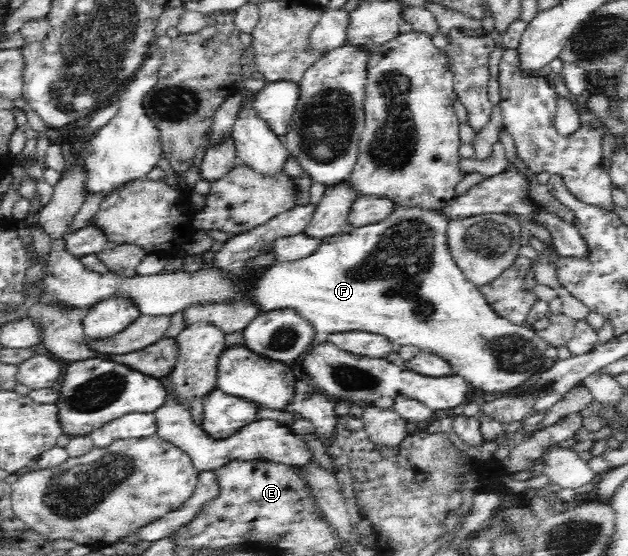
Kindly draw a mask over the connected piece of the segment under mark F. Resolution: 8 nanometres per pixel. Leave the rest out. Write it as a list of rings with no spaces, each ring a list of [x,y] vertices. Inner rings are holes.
[[[81,157],[80,161],[77,162],[55,185],[54,192],[50,198],[50,201],[40,209],[39,214],[39,223],[44,228],[44,230],[50,235],[51,238],[55,239],[54,244],[52,245],[49,257],[46,258],[45,263],[43,263],[43,279],[39,279],[37,283],[33,283],[31,287],[27,285],[22,285],[22,287],[16,292],[22,300],[20,303],[23,303],[26,299],[35,299],[38,304],[47,304],[47,306],[57,306],[57,308],[63,308],[63,310],[79,310],[83,312],[83,317],[86,313],[93,309],[93,307],[98,306],[99,303],[103,303],[109,299],[125,299],[129,300],[140,315],[149,316],[152,318],[159,318],[162,316],[171,316],[177,315],[177,313],[183,313],[187,309],[194,308],[195,306],[210,306],[213,304],[251,304],[258,314],[269,313],[270,311],[277,310],[291,310],[295,312],[297,318],[303,319],[303,322],[307,323],[307,326],[311,326],[311,331],[313,331],[315,342],[321,343],[323,341],[328,341],[331,335],[341,335],[348,334],[353,332],[365,332],[375,335],[381,335],[387,338],[395,349],[405,346],[415,346],[419,348],[422,352],[431,352],[432,354],[439,355],[443,359],[446,359],[454,369],[454,372],[457,376],[464,377],[471,385],[471,387],[479,388],[486,391],[489,395],[495,392],[509,391],[511,389],[516,389],[519,385],[522,385],[524,381],[527,381],[531,375],[541,372],[549,364],[545,351],[549,344],[536,332],[531,329],[529,325],[515,325],[509,320],[499,317],[497,312],[494,310],[493,306],[487,302],[487,299],[483,296],[483,293],[473,285],[466,278],[466,275],[462,272],[462,269],[458,266],[458,263],[455,261],[454,255],[451,253],[449,244],[448,244],[448,227],[452,222],[452,217],[445,213],[442,210],[436,209],[427,209],[425,207],[405,207],[394,206],[389,215],[385,219],[377,221],[377,223],[371,223],[364,225],[363,227],[356,227],[351,232],[342,233],[333,235],[331,237],[322,239],[320,244],[315,247],[315,251],[311,252],[311,255],[303,257],[303,259],[296,259],[295,261],[290,262],[280,262],[273,261],[263,265],[261,271],[251,271],[247,277],[244,275],[236,275],[232,271],[227,271],[218,265],[212,263],[211,265],[203,264],[197,271],[187,271],[183,266],[180,269],[175,269],[171,273],[158,273],[157,275],[121,275],[120,273],[115,273],[114,271],[107,271],[105,273],[95,273],[89,271],[87,266],[81,263],[81,260],[77,260],[67,254],[65,251],[65,239],[69,235],[67,233],[67,227],[71,223],[71,217],[79,211],[81,204],[83,203],[83,172],[81,172]]]

